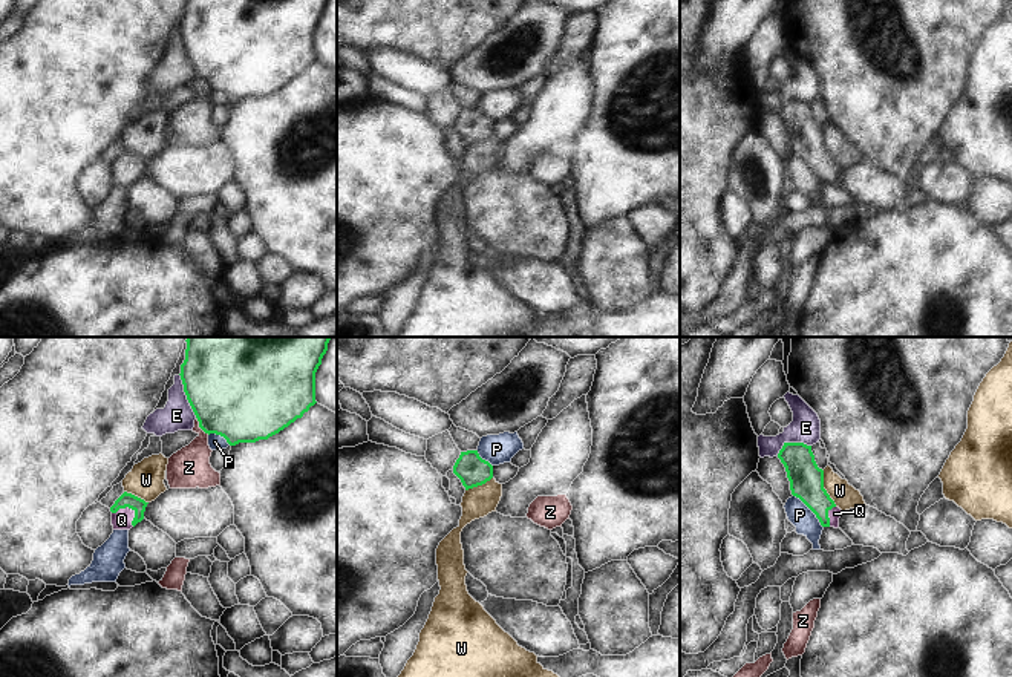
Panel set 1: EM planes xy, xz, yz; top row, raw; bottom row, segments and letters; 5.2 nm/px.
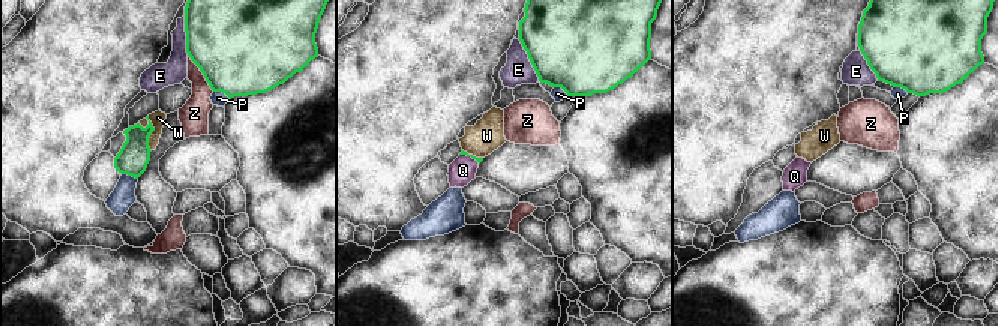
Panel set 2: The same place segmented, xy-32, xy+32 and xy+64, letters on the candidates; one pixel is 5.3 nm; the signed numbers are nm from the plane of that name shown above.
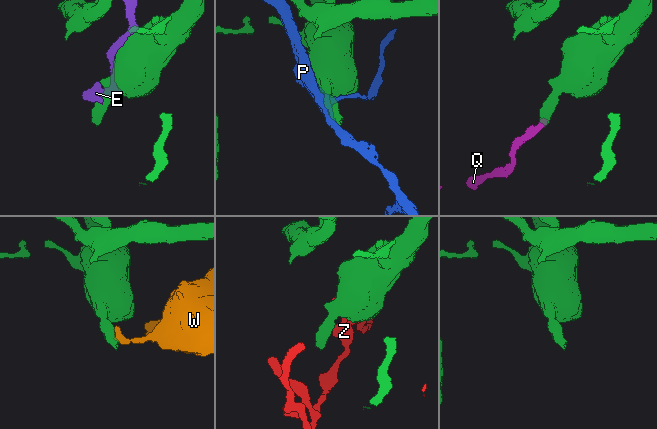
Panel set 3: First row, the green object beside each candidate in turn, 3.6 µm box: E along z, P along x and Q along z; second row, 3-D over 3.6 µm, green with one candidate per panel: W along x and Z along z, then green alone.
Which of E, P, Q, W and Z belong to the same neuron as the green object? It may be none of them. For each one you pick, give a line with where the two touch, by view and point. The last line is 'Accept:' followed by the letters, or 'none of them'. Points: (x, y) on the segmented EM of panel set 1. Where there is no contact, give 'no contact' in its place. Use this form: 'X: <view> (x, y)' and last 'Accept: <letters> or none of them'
Q: xy (130, 507)
Accept: Q

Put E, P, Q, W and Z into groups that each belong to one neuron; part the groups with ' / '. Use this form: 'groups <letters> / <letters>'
groups E / P / Q / W / Z

